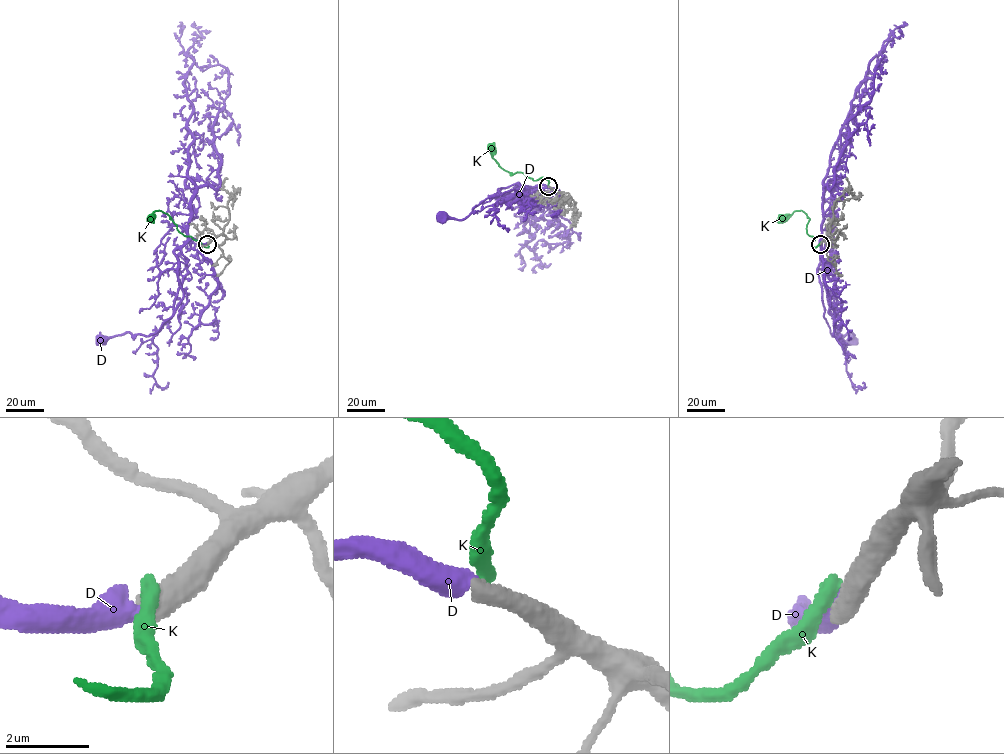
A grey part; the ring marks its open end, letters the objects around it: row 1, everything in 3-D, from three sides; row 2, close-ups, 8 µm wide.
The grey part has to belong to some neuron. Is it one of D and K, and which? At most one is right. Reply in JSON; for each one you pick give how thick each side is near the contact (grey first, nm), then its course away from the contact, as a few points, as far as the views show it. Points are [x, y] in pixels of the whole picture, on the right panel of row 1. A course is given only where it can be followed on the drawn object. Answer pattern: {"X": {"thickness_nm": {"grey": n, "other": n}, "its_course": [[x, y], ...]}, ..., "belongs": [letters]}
{"D": {"thickness_nm": {"grey": 500, "other": 550}, "its_course": [[820, 243], [817, 275], [824, 316], [833, 336], [851, 332], [852, 339]]}, "belongs": ["D"]}

